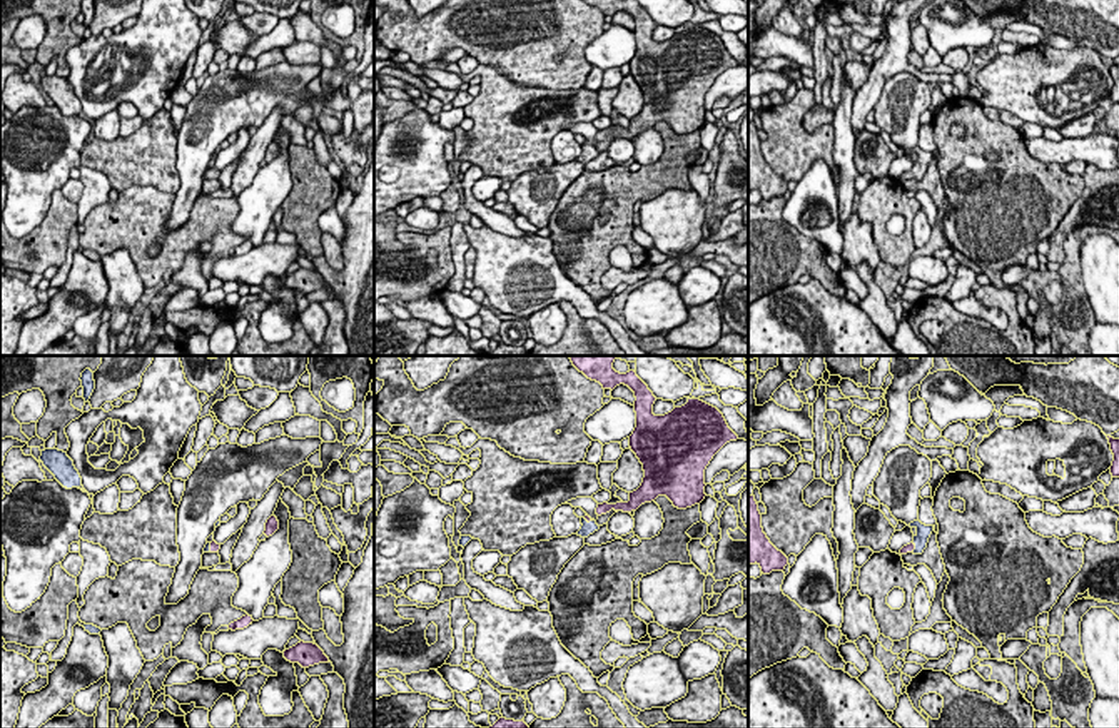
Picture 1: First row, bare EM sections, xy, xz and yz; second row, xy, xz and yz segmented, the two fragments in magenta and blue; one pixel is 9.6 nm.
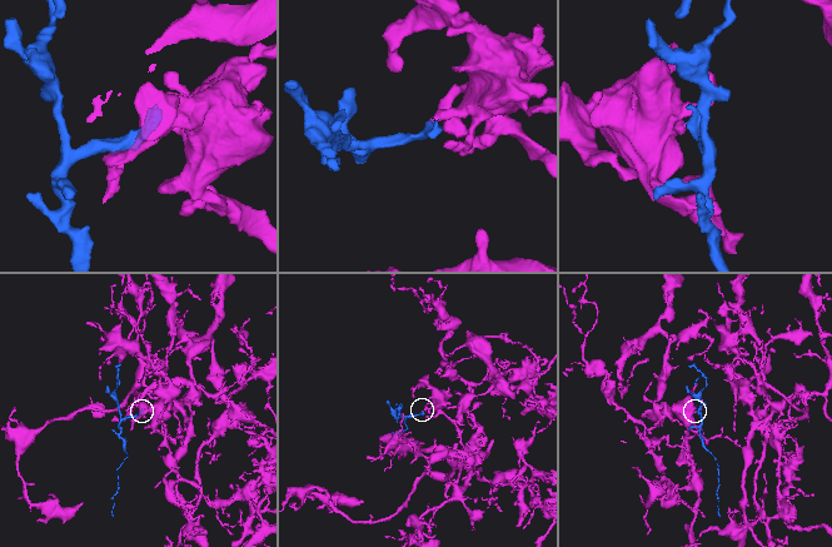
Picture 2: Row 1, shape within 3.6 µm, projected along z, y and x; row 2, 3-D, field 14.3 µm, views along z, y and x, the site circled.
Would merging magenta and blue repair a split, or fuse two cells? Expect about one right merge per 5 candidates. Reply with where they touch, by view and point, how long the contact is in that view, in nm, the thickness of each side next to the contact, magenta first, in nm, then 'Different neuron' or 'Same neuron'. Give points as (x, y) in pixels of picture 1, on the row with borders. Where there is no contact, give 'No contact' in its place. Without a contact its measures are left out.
Touches magenta at yz (914, 546). Shared border 110 nm. Thickness 90 nm (magenta) against 140 nm. Same neuron

